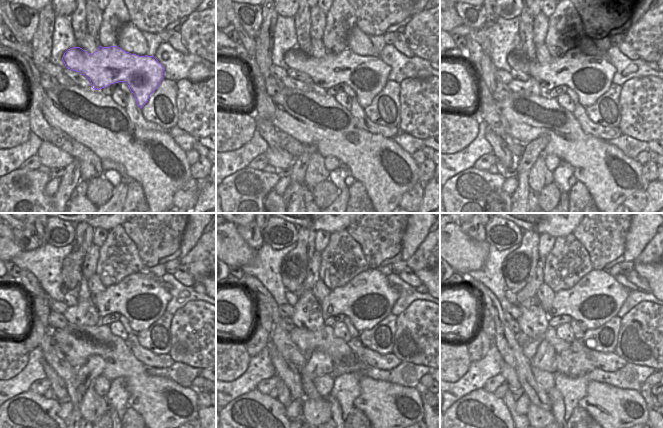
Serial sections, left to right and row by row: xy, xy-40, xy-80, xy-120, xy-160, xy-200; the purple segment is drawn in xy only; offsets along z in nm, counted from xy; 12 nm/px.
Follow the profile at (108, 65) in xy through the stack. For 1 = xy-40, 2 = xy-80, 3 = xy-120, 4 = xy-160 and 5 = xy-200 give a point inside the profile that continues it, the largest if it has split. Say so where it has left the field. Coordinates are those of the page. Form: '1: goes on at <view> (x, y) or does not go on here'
1: goes on at xy-40 (367, 75)
2: goes on at xy-80 (589, 76)
3: goes on at xy-120 (141, 298)
4: goes on at xy-160 (368, 298)
5: goes on at xy-200 (597, 297)

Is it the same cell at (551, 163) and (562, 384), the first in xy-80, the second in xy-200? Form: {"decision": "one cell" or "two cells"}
{"decision": "two cells"}

